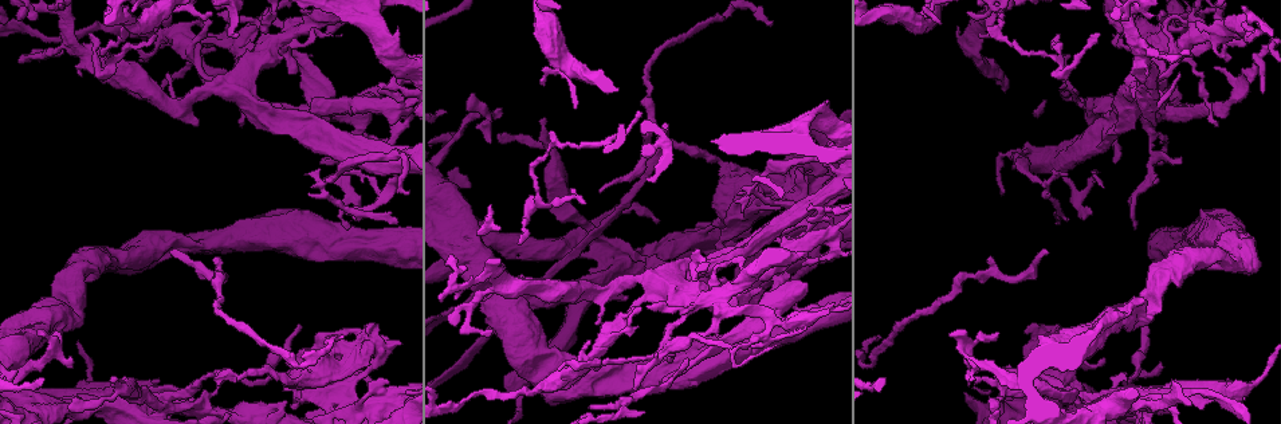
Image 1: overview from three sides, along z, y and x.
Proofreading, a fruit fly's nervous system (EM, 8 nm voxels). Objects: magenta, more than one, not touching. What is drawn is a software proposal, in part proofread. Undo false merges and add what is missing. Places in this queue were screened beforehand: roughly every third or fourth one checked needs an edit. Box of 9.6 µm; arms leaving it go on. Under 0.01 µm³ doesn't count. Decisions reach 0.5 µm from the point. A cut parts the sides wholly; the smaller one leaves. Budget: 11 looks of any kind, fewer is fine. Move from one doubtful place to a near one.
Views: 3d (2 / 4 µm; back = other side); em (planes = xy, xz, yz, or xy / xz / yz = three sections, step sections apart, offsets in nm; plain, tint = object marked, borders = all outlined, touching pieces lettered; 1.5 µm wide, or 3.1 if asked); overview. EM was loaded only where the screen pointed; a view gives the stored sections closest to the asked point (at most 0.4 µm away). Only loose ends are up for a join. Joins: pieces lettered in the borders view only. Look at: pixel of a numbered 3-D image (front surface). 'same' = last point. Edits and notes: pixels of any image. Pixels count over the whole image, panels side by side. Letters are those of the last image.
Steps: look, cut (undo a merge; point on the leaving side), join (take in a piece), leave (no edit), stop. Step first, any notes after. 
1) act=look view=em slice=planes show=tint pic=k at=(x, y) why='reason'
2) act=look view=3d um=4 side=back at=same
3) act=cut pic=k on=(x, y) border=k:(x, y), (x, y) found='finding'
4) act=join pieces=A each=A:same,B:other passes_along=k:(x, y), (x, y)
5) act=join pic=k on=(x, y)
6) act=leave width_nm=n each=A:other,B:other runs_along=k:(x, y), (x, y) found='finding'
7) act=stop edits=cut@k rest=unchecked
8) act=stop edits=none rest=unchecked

act=look view=em slice=planes show=tint pic=1 at=(1044, 250) why='branch stops here'

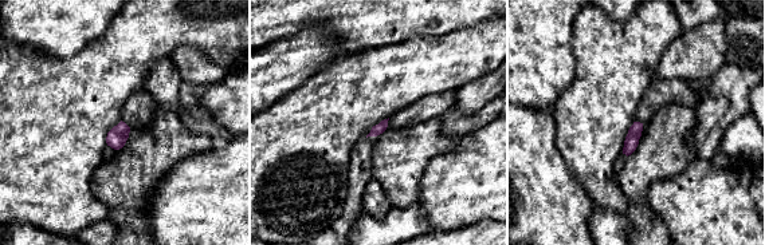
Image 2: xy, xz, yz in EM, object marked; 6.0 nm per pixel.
act=look view=em slice=planes show=borders at=same why='what lies round it'

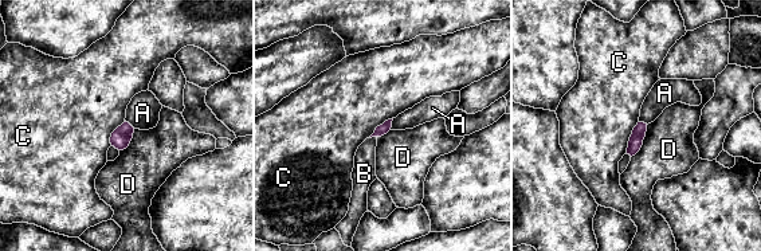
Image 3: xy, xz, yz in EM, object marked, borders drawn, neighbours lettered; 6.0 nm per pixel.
act=join pic=3 on=(364, 173) each=A:other,B:same,C:other,D:other passes_along=3:(383, 129), (373, 136), (364, 173) found='the neuron continues'

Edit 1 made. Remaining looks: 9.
act=look view=overview

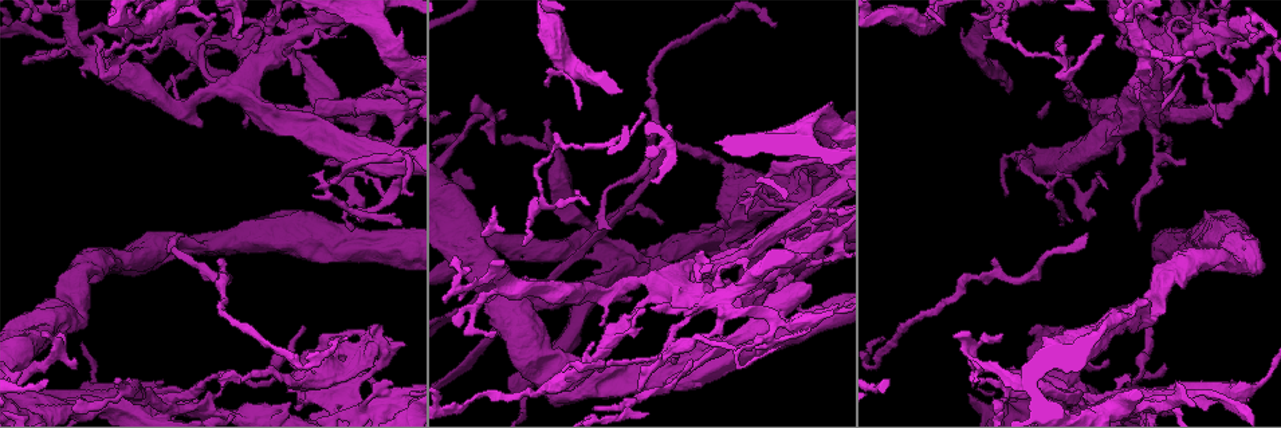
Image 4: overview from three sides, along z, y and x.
act=look view=em slice=planes show=borders pic=4 at=(305, 328) why='tapers out'

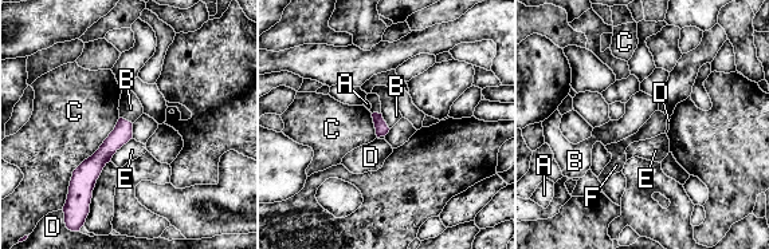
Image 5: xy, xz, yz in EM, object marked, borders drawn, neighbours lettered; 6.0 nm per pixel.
act=leave each=A:other,B:other,C:other,D:other,E:other,F:other border=5:(381, 113), (389, 129) found='no lettered piece goes on from it'

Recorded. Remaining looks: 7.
act=look view=3d um=4 pic=4 at=(1138, 230) why='free end'

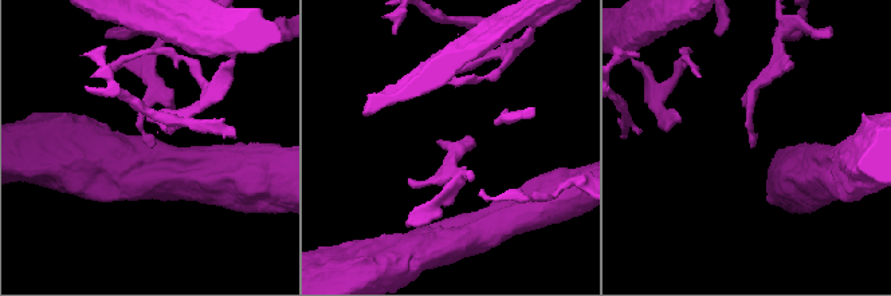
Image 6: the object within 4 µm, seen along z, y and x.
act=look view=em slice=planes show=borders pic=6 at=(750, 143) why='need the tissue'

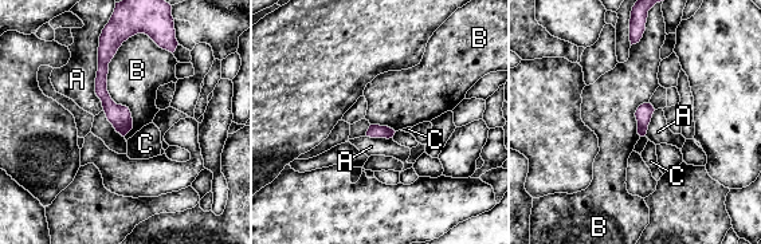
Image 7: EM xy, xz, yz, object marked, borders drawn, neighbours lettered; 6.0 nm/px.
act=leave longest_contact=B:600nm each=A:other,B:other,C:other border=7:(137, 34), (109, 63), (124, 136) found='no lettered piece goes on from it'

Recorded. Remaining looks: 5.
act=look view=3d um=2 pic=4 at=(399, 226) why='branch stops here'

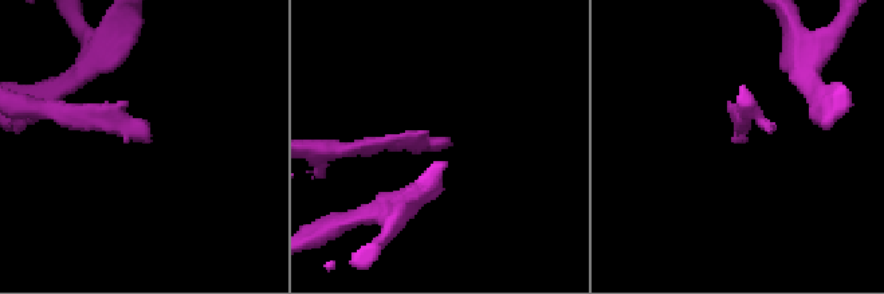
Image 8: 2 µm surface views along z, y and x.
act=look view=em slice=planes show=borders pic=8 at=(146, 131)

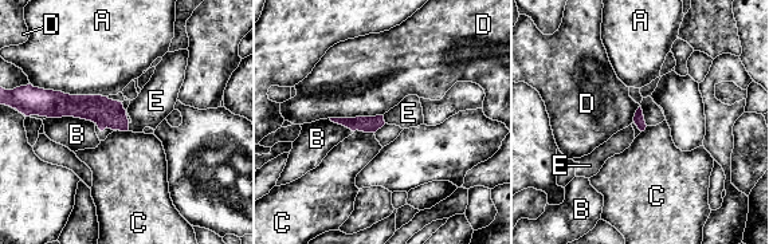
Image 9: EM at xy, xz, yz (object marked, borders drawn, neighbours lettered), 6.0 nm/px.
act=leave each=A:other,B:other,C:other,D:other,E:other found='none of them fits'

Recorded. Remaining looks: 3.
act=look view=em slice=xz step=4 show=tint pic=4 at=(399, 155) why='narrows sharply'

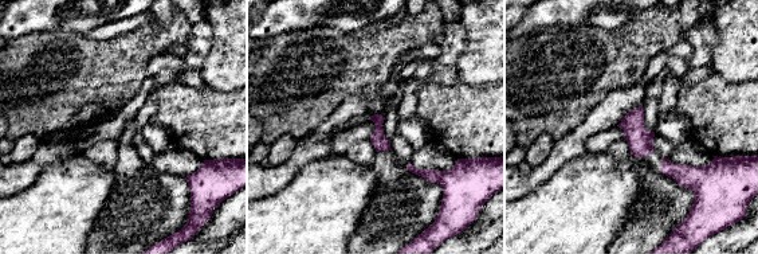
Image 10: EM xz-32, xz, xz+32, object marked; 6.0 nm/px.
act=look view=em slice=planes show=borders at=same

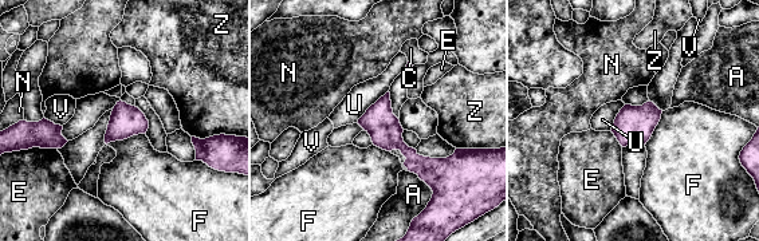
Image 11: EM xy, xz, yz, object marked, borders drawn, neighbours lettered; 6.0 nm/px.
act=leave longest_contact=U:280nm each=A:other,C:other,E:other,F:other,N:other,U:other,V:other,Z:other border=11:(388, 90), (356, 122) found='all the same neuron'

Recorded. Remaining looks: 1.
act=stop edits=join@3 rest=unchecked

